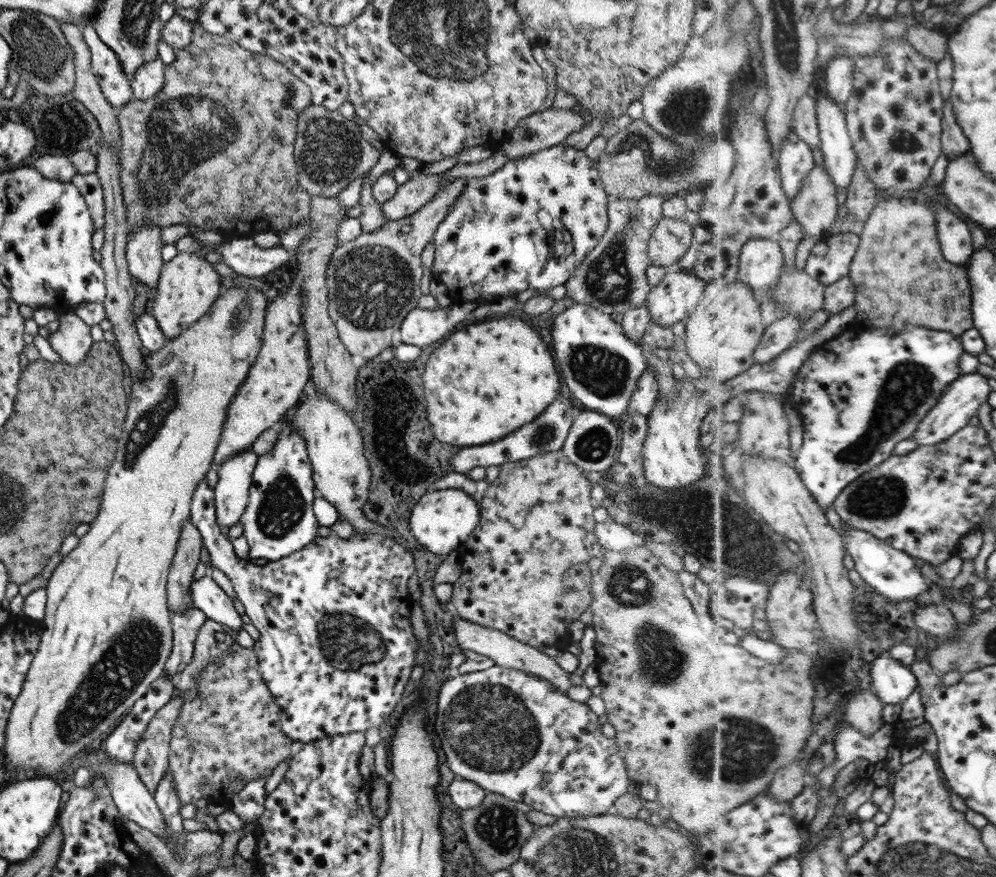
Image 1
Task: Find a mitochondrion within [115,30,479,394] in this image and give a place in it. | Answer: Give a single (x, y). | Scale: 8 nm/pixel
(174, 135)

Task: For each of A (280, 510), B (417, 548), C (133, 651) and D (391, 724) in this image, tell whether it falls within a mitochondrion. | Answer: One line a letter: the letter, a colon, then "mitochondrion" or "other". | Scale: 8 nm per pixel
A: mitochondrion
B: other
C: mitochondrion
D: other

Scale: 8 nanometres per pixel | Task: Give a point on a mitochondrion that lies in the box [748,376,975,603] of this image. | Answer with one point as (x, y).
(883, 497)

